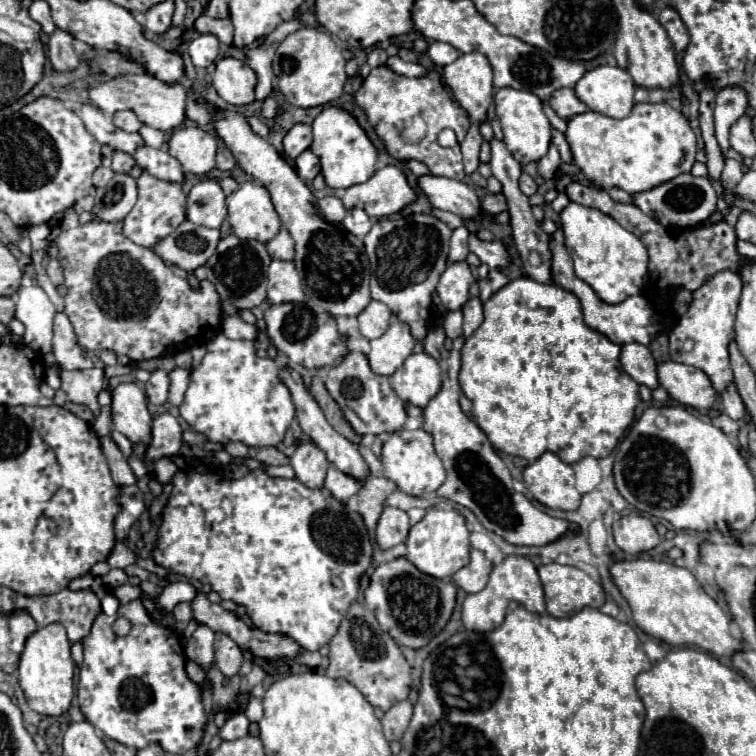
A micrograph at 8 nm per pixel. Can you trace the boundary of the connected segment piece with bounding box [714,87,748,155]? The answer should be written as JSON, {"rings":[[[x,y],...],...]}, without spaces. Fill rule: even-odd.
{"rings":[[[726,87],[716,95],[716,109],[714,109],[714,123],[716,123],[716,139],[726,155],[730,149],[728,143],[728,129],[730,125],[748,111],[748,99],[740,87]]]}

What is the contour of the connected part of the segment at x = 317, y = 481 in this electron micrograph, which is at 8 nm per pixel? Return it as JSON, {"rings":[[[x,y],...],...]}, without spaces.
{"rings":[[[302,443],[290,457],[290,465],[296,471],[296,479],[300,479],[306,487],[322,487],[328,459],[314,443]]]}

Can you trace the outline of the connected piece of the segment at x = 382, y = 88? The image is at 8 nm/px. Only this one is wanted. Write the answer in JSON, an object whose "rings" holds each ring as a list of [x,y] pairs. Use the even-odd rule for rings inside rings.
{"rings":[[[374,67],[364,79],[362,87],[356,91],[356,103],[366,111],[368,121],[374,125],[378,137],[384,141],[388,153],[394,159],[416,159],[422,161],[432,175],[456,181],[464,179],[466,173],[460,147],[442,149],[436,137],[442,129],[450,127],[452,131],[456,131],[458,141],[462,141],[470,127],[470,119],[460,103],[452,99],[448,87],[442,83],[442,75],[436,69],[430,69],[422,77],[406,77],[394,73],[388,67]],[[414,118],[418,119],[413,120]]]}

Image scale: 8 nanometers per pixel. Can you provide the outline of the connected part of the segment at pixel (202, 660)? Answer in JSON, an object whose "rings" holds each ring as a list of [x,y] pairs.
{"rings":[[[198,625],[198,629],[194,631],[194,635],[186,641],[184,653],[190,661],[194,661],[198,667],[202,667],[204,671],[208,671],[214,665],[214,631]]]}

